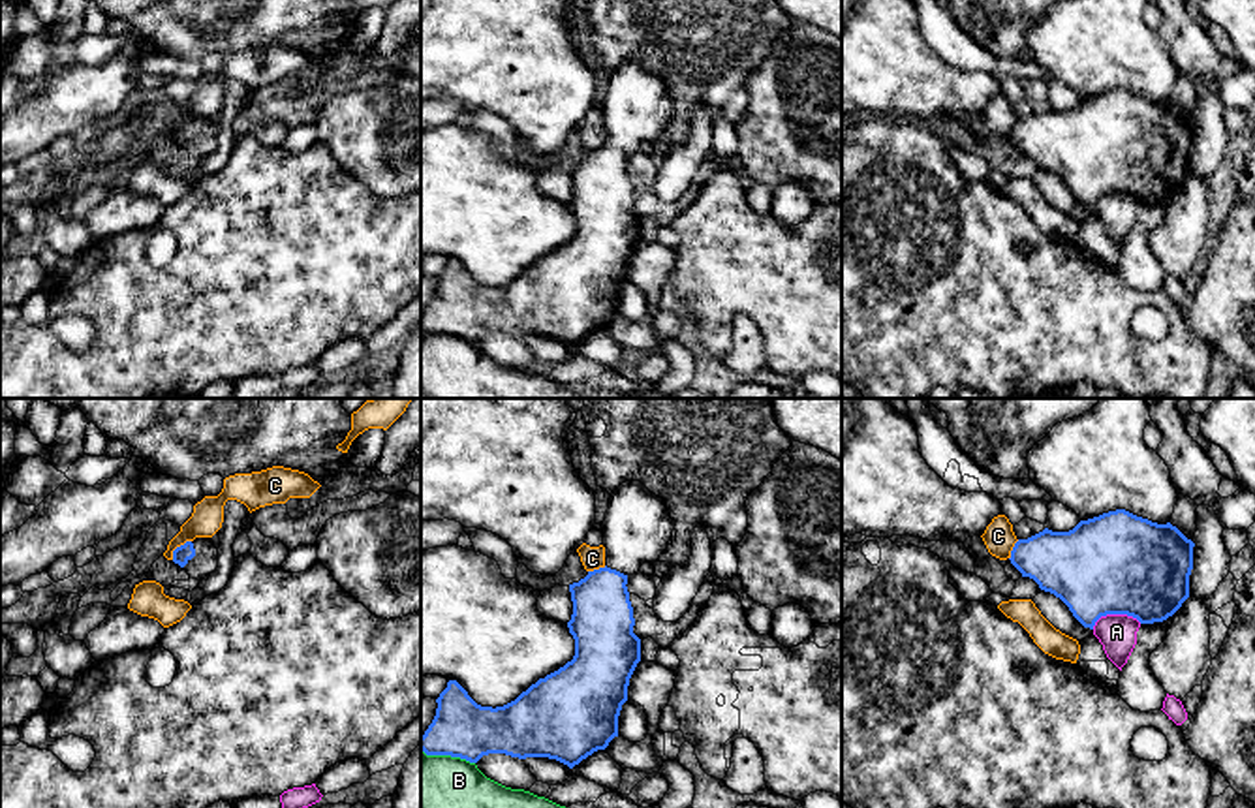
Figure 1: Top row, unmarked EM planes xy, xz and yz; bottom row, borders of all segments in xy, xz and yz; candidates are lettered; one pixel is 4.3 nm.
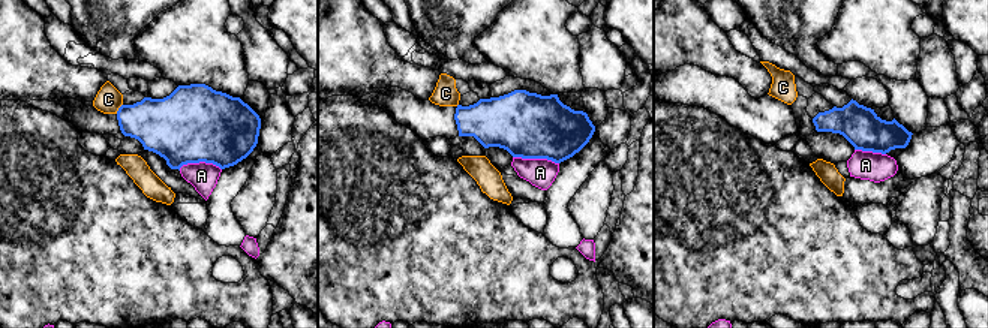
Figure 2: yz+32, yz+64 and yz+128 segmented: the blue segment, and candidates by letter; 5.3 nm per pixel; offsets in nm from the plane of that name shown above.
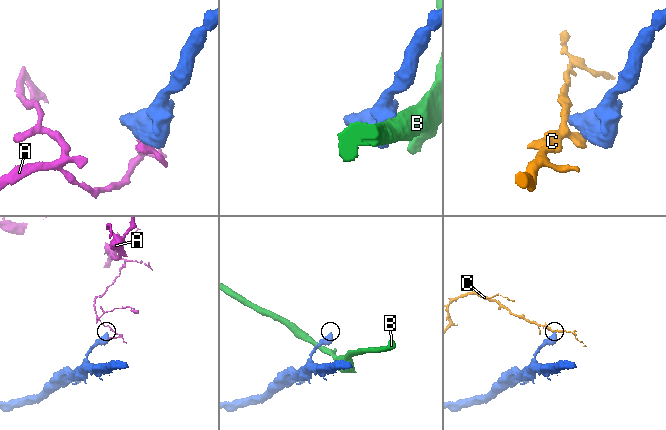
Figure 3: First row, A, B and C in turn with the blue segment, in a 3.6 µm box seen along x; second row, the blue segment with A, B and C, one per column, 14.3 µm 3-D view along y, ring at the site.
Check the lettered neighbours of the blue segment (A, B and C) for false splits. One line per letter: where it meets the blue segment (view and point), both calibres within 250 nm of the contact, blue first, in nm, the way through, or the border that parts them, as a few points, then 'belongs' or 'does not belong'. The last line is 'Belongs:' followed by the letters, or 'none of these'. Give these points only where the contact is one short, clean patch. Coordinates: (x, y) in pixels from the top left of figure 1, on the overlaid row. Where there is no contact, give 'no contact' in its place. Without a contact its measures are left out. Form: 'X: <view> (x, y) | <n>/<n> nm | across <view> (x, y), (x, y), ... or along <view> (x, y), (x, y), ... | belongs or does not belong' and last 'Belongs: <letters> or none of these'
A: yz (1115, 613) | 440/160 nm | along yz (1141, 622), (1126, 615), (1103, 615), (1092, 628) | does not belong
B: xz (448, 754) | 260/220 nm | along xz (421, 748), (427, 754), (449, 754), (474, 763) | does not belong
C: xy (177, 547) | 80/140 nm | along xy (190, 540), (181, 543), (171, 559) | does not belong
Belongs: none of these

